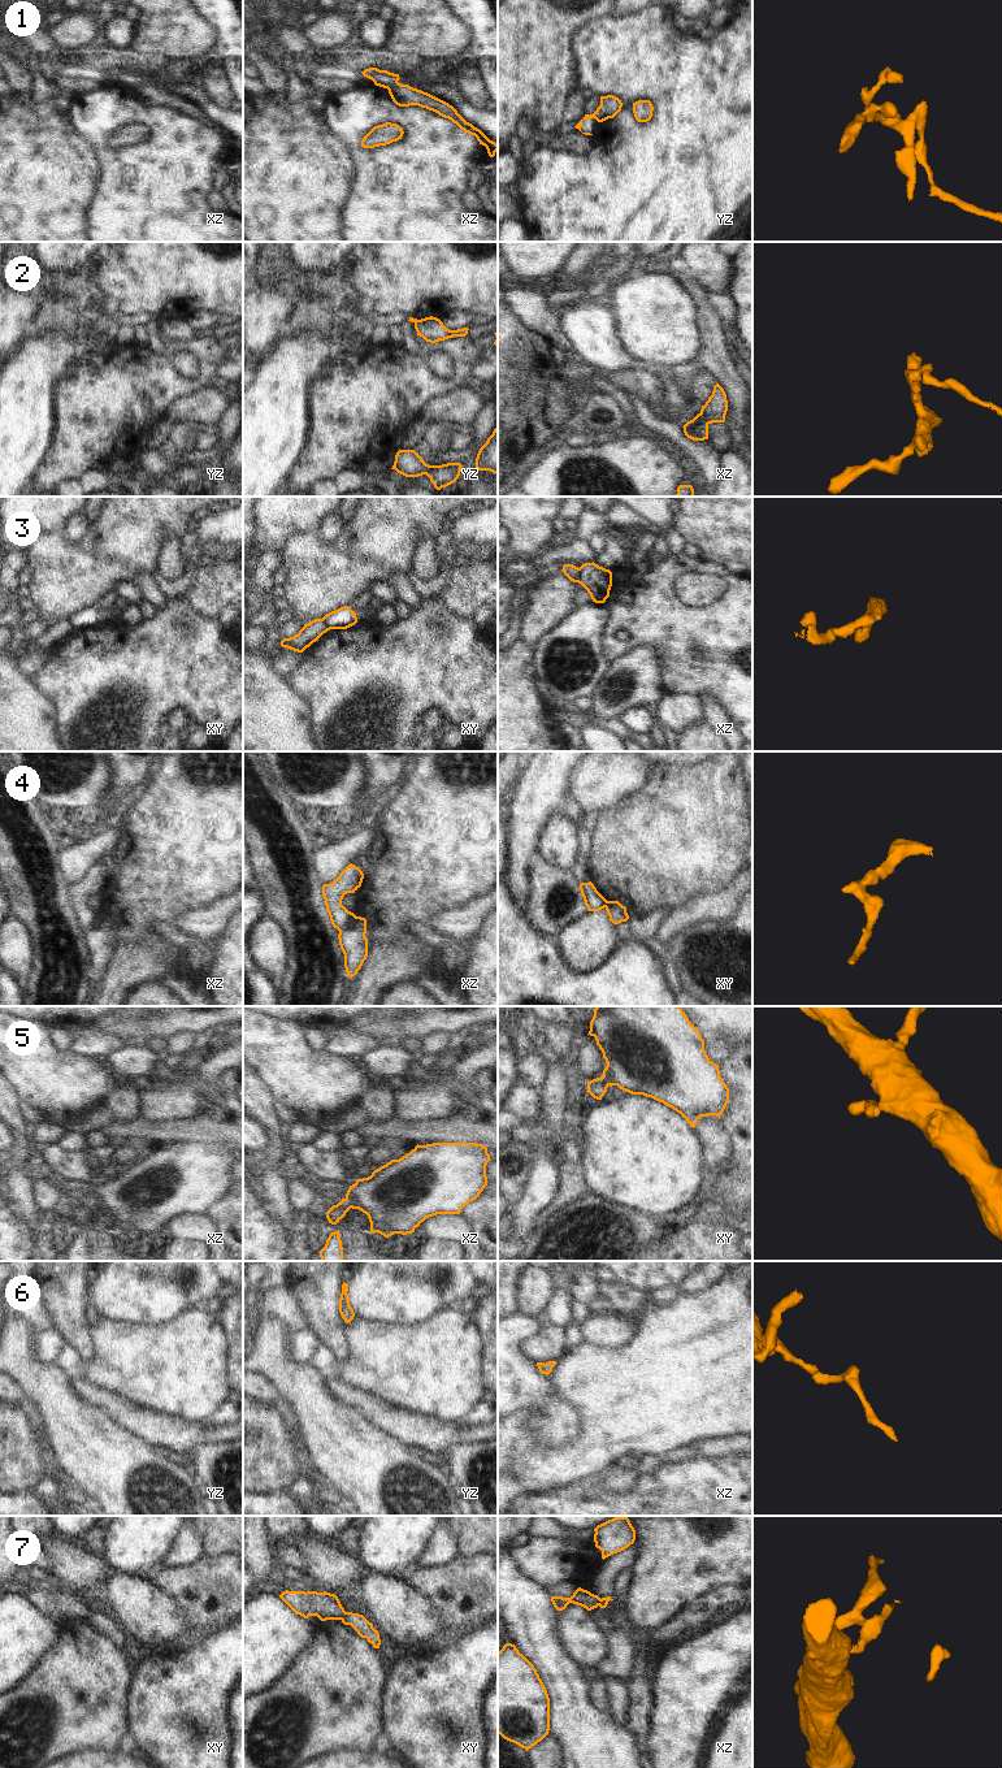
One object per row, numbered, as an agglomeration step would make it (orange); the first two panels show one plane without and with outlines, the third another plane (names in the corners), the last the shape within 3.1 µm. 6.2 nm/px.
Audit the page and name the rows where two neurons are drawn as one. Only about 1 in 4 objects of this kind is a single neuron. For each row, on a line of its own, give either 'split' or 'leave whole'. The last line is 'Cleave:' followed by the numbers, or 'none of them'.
1: split
2: split
3: split
4: split
5: split
6: leave whole
7: split
Cleave: 1, 2, 3, 4, 5, 7

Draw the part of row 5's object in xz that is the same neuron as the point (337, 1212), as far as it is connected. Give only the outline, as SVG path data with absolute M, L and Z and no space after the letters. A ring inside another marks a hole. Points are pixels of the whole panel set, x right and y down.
M342 1199L340 1202L337 1205L333 1205L328 1212L326 1212L326 1218L329 1223L337 1225L344 1216L346 1213L351 1209L351 1205L347 1202L346 1199Z

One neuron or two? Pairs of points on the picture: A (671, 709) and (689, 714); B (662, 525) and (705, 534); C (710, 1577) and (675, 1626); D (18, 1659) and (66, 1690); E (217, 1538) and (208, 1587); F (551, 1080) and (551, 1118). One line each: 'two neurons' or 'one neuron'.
A: one neuron
B: two neurons
C: two neurons
D: two neurons
E: two neurons
F: one neuron

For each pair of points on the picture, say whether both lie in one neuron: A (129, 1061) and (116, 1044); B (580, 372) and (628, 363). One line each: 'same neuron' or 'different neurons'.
A: different neurons
B: different neurons

